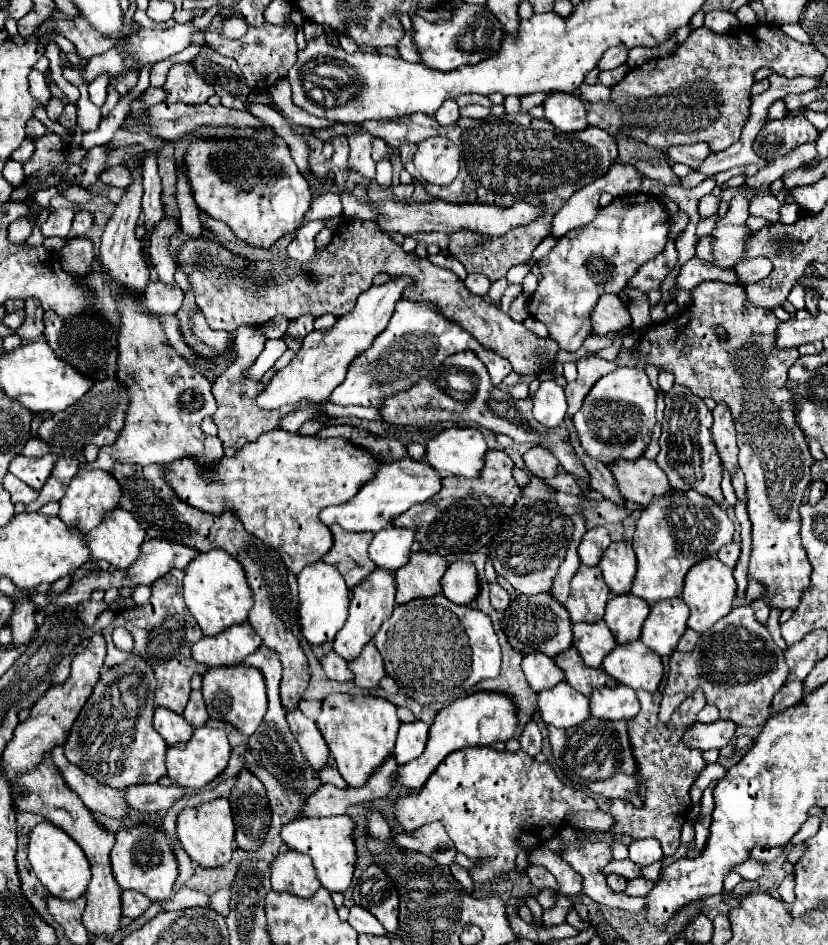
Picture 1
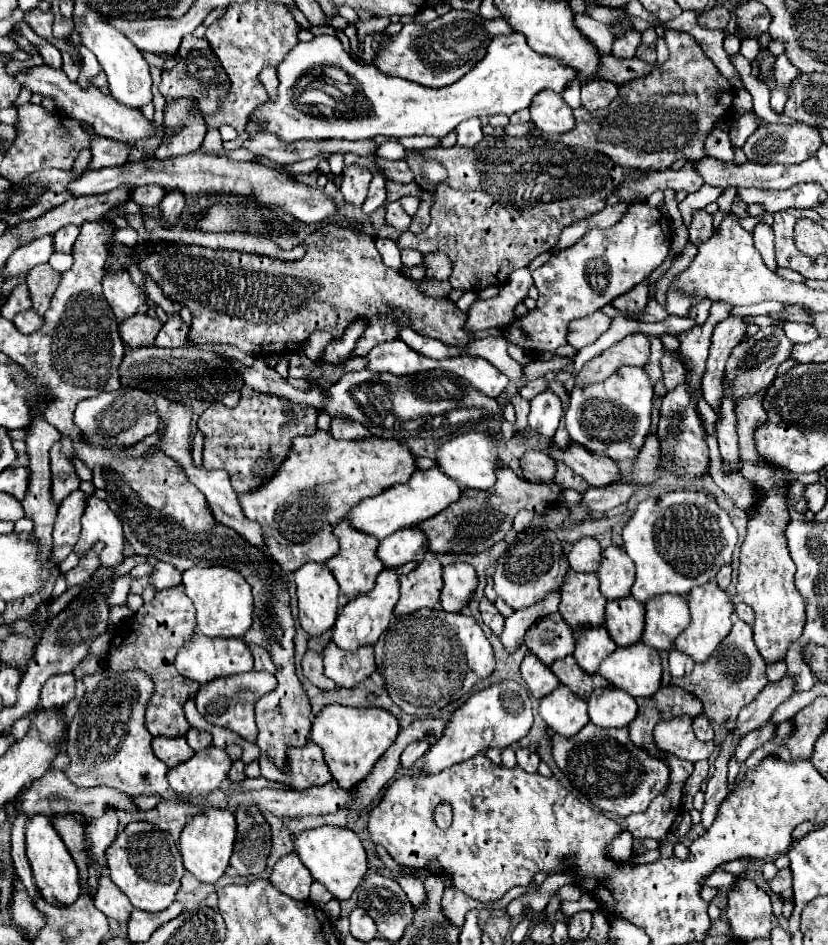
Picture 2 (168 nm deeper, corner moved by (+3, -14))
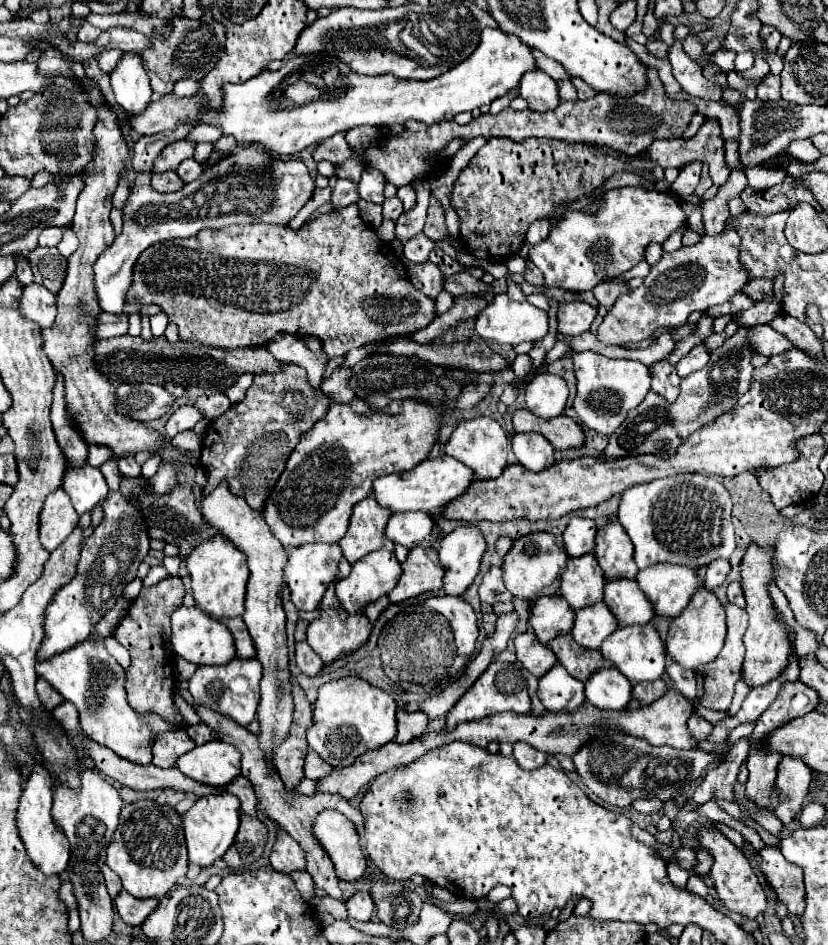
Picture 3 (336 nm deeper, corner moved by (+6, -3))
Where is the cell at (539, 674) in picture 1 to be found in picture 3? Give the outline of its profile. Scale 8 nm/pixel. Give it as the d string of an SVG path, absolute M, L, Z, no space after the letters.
M531 631L521 633L521 635L515 637L515 649L517 649L517 659L535 677L545 675L557 663L557 659L551 653L551 649L549 647L543 647L535 639L535 635L531 635Z

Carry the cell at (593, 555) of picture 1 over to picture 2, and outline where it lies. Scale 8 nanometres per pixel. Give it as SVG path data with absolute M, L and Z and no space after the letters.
M582 538L572 544L568 552L568 564L574 572L596 572L602 548L594 538Z

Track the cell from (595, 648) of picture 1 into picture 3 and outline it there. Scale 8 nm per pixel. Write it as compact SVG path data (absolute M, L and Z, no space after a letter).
M601 601L601 603L595 603L595 607L583 607L583 611L577 611L571 635L581 647L597 651L601 647L601 643L617 627L619 625L617 625L615 617L607 609L607 605Z

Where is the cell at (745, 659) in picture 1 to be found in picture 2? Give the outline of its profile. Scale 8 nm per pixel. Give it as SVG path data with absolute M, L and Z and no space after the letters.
M734 620L734 626L726 640L716 648L716 652L710 656L708 662L696 664L692 674L686 678L672 678L674 686L680 686L692 694L696 694L704 704L704 714L710 722L724 726L726 730L736 726L738 712L750 704L768 684L766 682L766 664L764 658L758 654L754 640L752 640L752 628L742 622Z

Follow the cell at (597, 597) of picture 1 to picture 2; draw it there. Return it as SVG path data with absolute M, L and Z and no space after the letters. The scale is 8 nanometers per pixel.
M568 572L560 590L560 614L572 630L604 624L606 598L598 590L596 574Z

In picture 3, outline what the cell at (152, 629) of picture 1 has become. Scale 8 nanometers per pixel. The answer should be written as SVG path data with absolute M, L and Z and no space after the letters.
M167 577L155 587L143 587L139 597L131 603L127 615L117 625L113 637L131 653L131 665L127 667L127 699L137 713L153 713L163 717L167 723L185 727L187 721L175 709L173 701L173 665L161 665L161 661L171 661L167 649L171 637L171 615L177 607L183 605L185 587L181 577Z

